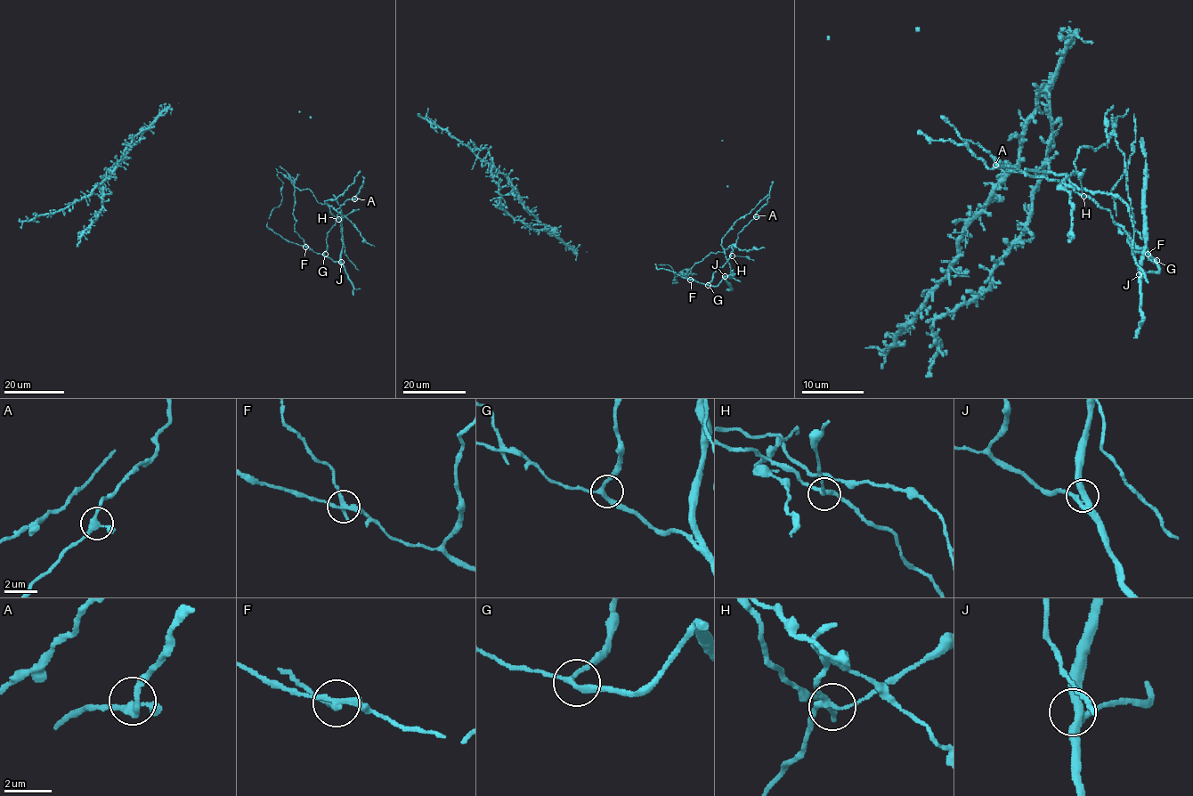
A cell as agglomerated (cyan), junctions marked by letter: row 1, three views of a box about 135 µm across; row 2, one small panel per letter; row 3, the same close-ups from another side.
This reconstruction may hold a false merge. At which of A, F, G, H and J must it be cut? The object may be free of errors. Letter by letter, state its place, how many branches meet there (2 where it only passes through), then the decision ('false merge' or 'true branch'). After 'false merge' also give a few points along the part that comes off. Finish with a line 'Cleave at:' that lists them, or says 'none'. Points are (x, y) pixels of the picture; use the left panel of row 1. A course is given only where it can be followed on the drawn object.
A: at (354, 198); 3 branches meet; true branch
F: at (305, 247); 3 branches meet; false merge; foreign part runs (305, 247), (294, 230), (294, 183), (300, 190), (310, 190), (319, 203), (328, 204), (339, 212), (374, 247)
G: at (325, 254); 3 branches meet; true branch
H: at (338, 219); 3 branches meet; true branch
J: at (341, 262); 3 branches meet; true branch
Cleave at: F

